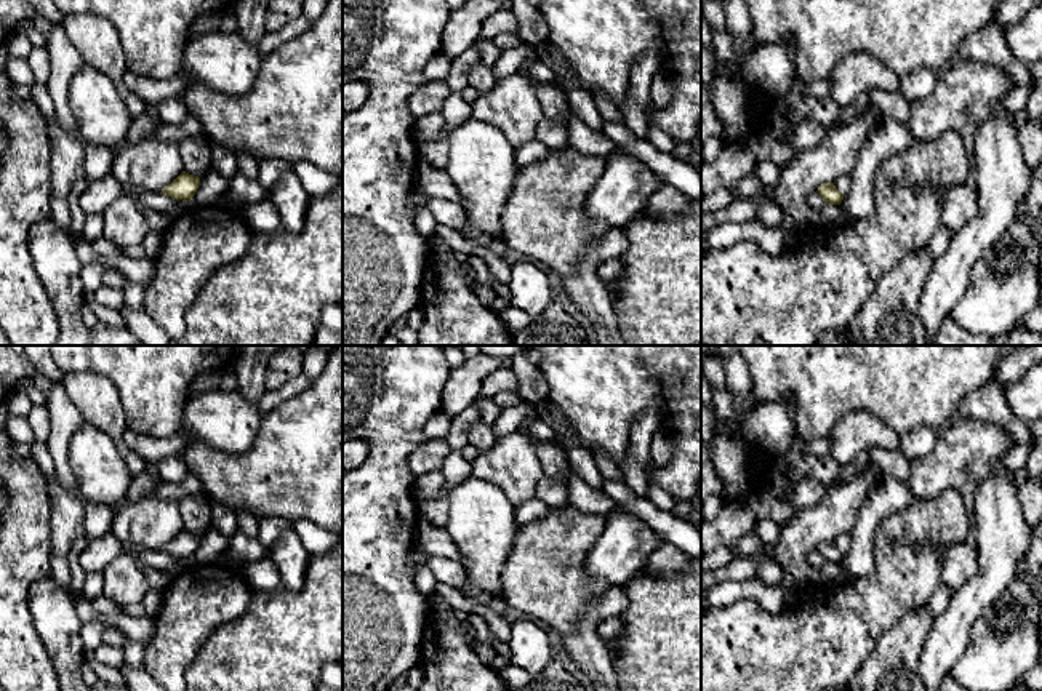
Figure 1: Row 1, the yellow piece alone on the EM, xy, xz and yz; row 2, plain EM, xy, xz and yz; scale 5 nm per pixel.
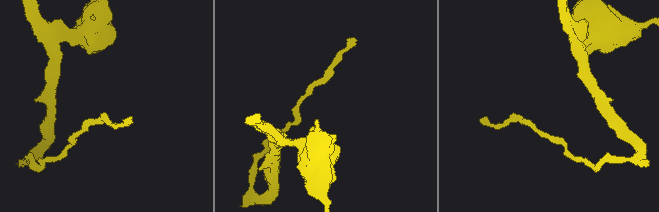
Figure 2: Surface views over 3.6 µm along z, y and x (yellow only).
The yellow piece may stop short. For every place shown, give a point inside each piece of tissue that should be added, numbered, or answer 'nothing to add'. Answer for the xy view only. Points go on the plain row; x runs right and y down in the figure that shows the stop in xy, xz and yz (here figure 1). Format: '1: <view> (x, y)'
nothing to add

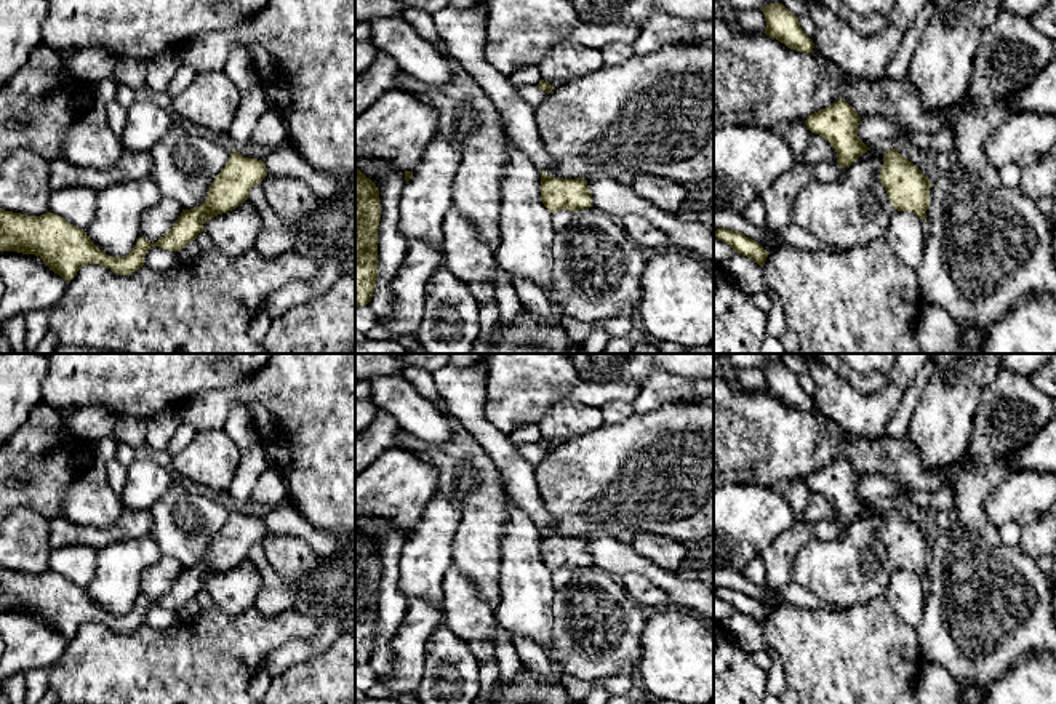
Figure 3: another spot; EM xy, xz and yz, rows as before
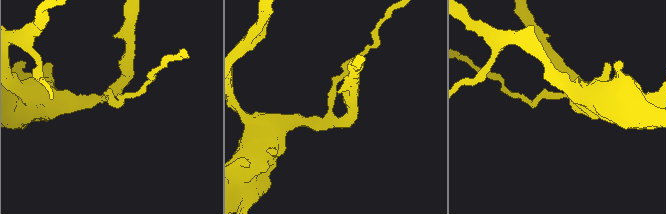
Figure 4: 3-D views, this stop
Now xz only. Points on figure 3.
nothing to add

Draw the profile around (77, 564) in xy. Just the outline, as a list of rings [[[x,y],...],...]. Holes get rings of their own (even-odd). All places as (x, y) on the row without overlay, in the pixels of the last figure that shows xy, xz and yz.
[[[83,544],[51,549],[48,570],[86,589],[96,573],[96,550]]]

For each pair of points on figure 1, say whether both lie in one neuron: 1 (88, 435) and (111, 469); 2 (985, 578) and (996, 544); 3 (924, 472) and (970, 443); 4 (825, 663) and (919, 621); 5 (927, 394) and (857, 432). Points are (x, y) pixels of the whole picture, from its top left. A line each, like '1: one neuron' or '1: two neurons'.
1: one neuron
2: one neuron
3: one neuron
4: two neurons
5: two neurons

